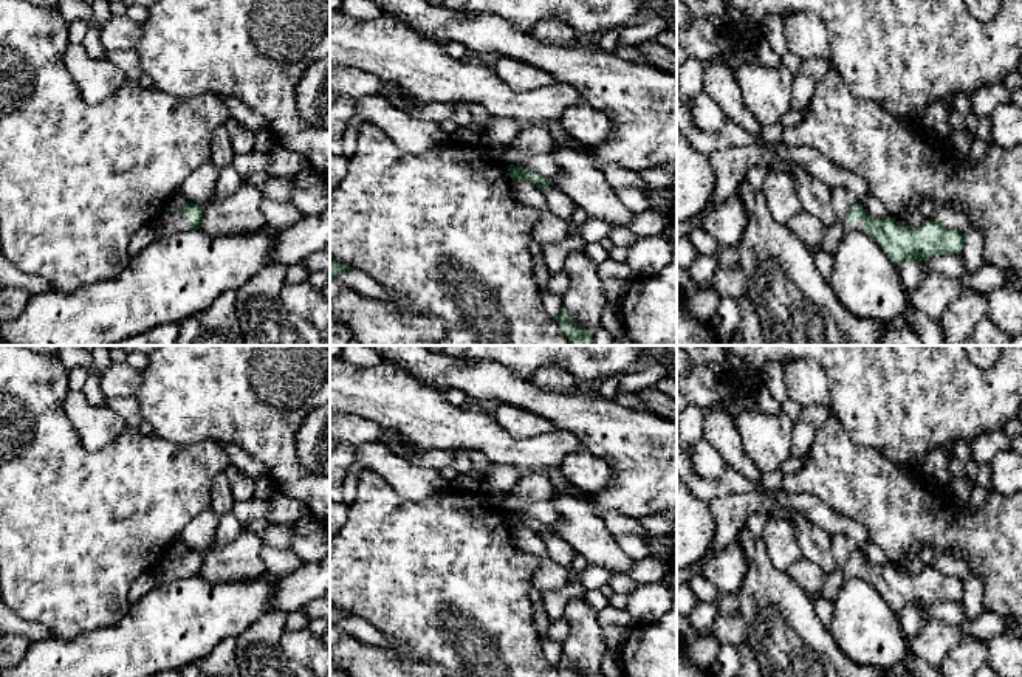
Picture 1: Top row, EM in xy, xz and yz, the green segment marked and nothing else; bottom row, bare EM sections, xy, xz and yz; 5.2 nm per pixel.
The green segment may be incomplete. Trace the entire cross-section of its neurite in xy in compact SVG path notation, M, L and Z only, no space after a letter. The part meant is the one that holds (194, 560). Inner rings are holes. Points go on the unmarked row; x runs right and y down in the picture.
M184 550L184 555L177 558L166 555L156 569L152 570L158 584L175 579L186 579L203 575L203 556L194 550Z

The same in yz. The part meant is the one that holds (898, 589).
M859 548L847 559L844 575L869 581L895 612L904 607L923 610L937 601L960 601L965 593L965 582L957 576L945 575L940 565L907 575L890 564L869 562Z

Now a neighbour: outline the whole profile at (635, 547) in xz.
M636 534L613 536L619 548L633 561L641 561L652 555L649 542Z

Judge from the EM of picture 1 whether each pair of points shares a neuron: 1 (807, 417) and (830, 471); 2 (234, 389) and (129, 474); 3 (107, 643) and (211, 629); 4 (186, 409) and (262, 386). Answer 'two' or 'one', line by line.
1: two
2: two
3: one
4: one

